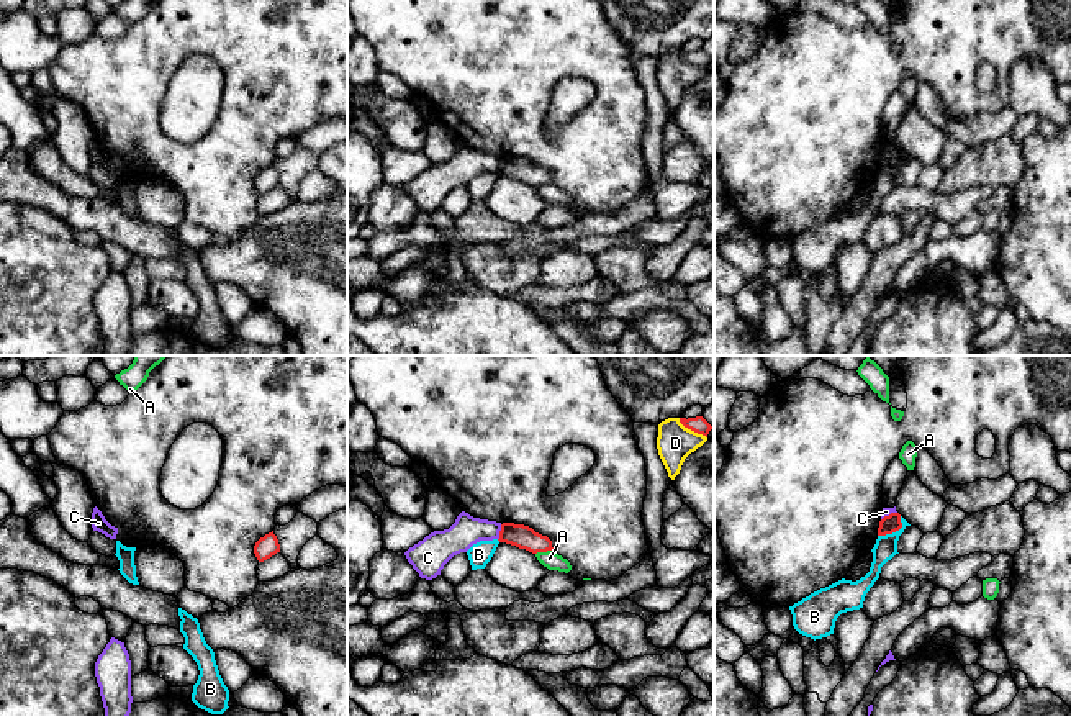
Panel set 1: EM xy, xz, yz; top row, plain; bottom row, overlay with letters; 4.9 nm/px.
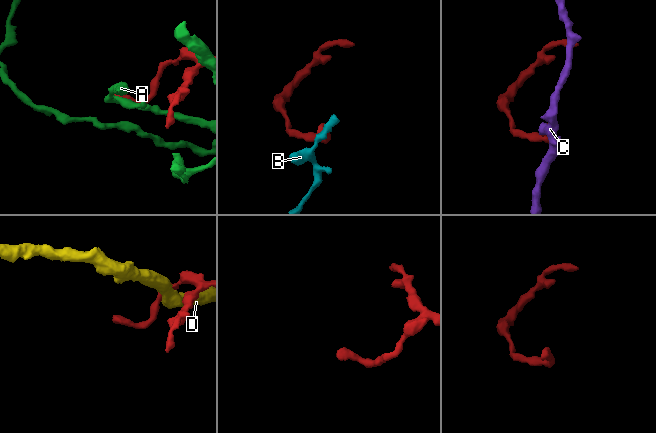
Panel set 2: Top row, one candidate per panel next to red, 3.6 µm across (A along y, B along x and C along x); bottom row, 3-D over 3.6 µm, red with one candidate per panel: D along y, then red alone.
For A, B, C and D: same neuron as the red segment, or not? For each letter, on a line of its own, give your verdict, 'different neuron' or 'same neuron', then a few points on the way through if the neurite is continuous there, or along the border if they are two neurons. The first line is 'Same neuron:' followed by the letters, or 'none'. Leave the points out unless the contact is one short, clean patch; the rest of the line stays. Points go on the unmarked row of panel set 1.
Same neuron: none
A: different neuron; border xz (552, 182), (536, 187)
B: different neuron; border yz (901, 149), (898, 163), (878, 169)
C: different neuron; border xz (501, 158), (498, 172)
D: different neuron; border xz (678, 51), (685, 59), (706, 71)

